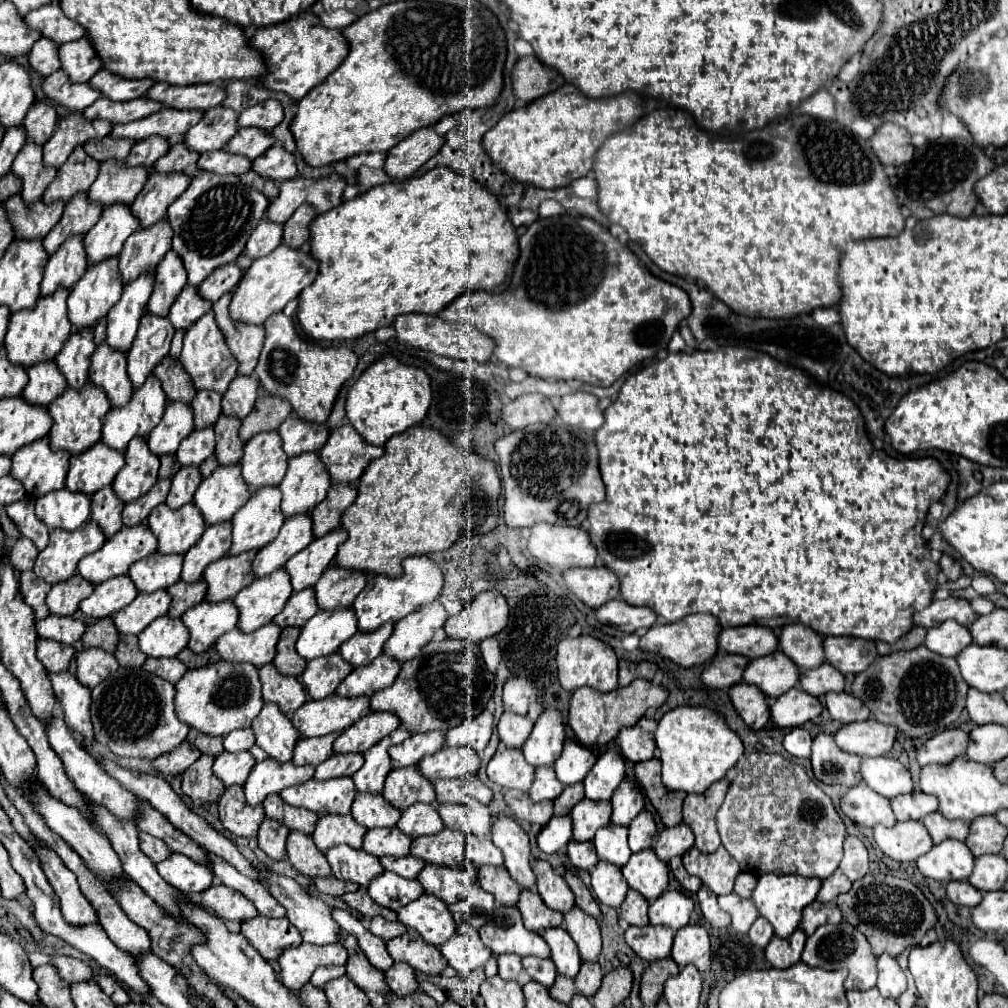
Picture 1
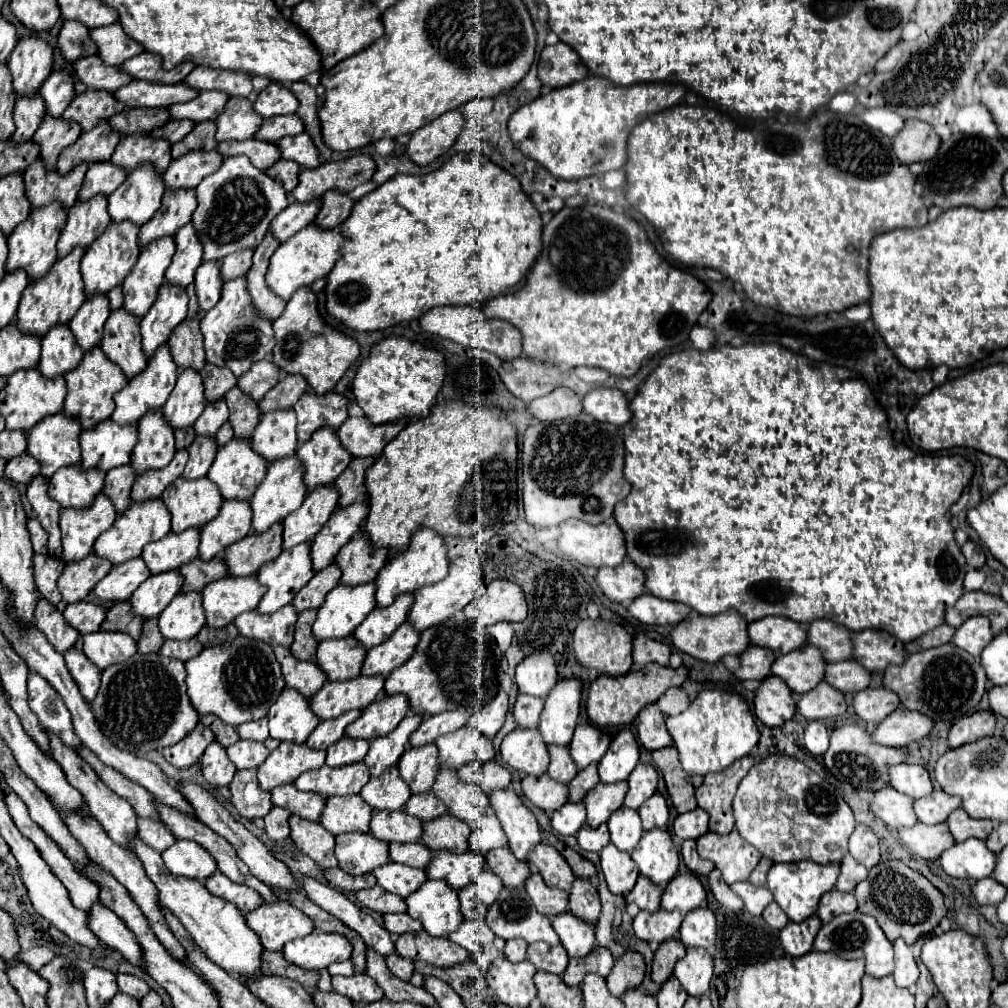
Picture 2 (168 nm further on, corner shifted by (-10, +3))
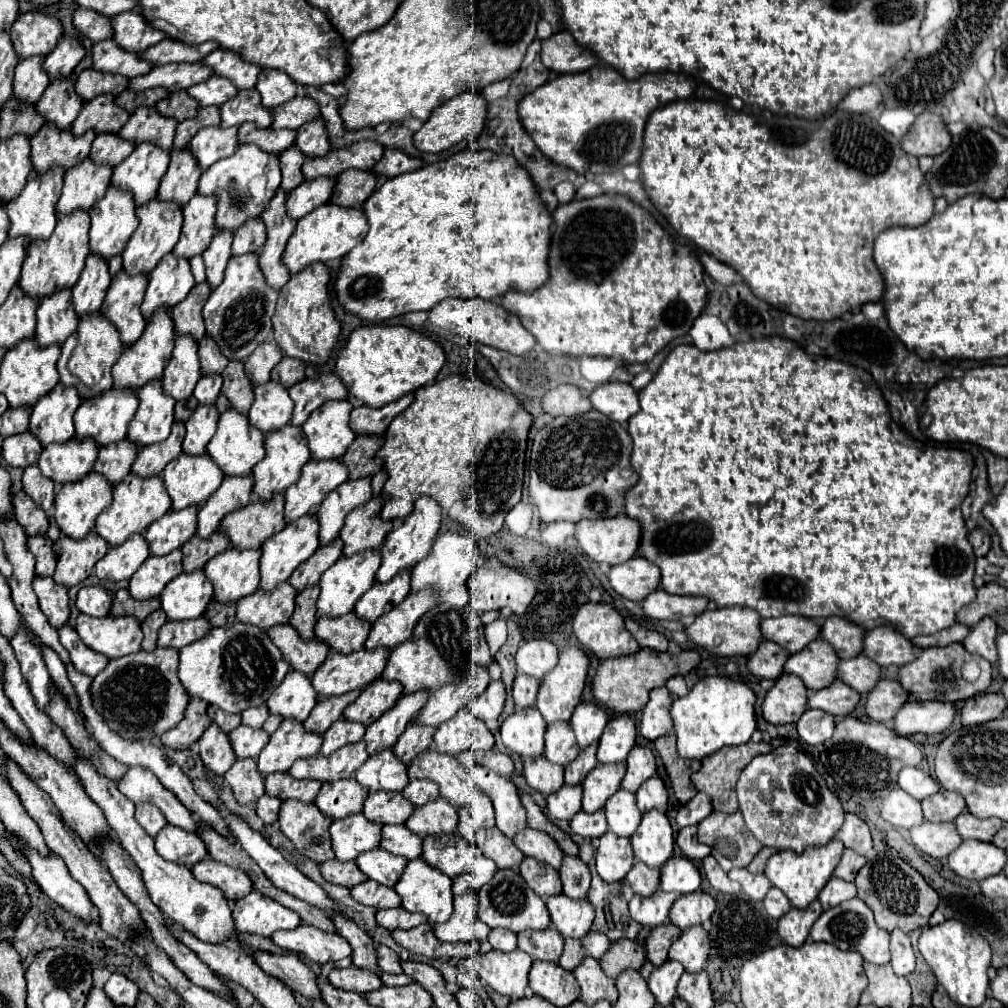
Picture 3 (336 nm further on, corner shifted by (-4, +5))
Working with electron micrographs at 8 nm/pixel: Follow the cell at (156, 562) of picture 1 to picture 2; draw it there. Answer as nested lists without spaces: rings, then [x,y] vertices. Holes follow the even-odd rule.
[[[186,530],[184,534],[168,534],[160,542],[150,542],[148,546],[144,546],[142,560],[152,574],[180,570],[180,566],[198,558],[198,544],[198,530]]]

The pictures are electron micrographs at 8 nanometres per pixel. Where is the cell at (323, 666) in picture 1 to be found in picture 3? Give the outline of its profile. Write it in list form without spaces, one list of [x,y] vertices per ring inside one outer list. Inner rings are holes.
[[[348,612],[348,614],[336,616],[336,618],[320,616],[314,632],[332,650],[342,652],[342,654],[350,654],[350,652],[356,652],[358,648],[364,646],[370,628],[372,628],[370,622],[356,616],[354,612]]]

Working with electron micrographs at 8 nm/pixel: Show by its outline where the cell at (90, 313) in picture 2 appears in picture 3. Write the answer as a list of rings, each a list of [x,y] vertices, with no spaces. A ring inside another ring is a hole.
[[[90,252],[86,256],[86,264],[78,282],[72,288],[72,300],[78,316],[100,310],[110,280],[112,278],[108,272],[108,260],[104,256],[96,256],[94,252]]]

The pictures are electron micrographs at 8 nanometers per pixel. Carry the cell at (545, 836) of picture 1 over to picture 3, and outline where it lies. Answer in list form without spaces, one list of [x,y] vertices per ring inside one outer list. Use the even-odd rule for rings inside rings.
[[[564,784],[558,792],[550,794],[546,802],[552,820],[572,820],[572,816],[582,808],[582,784]]]

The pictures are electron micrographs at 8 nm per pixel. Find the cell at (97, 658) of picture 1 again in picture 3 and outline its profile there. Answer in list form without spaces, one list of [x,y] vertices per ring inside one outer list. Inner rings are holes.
[[[80,614],[76,620],[76,632],[86,646],[106,654],[108,658],[120,658],[138,652],[144,638],[140,622],[134,620],[134,616],[94,618]]]

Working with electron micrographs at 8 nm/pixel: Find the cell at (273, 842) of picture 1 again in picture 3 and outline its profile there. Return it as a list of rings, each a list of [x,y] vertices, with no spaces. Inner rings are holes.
[[[262,794],[262,796],[258,798],[258,802],[256,802],[256,812],[258,812],[258,816],[264,820],[264,824],[274,824],[274,822],[276,822],[280,804],[282,804],[280,798],[274,798],[274,796],[268,796],[268,794]]]

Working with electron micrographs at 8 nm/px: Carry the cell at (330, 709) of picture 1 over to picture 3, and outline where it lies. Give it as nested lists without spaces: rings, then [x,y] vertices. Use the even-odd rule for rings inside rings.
[[[388,648],[358,650],[352,654],[332,652],[312,676],[316,692],[324,696],[338,696],[354,688],[364,688],[372,680],[382,676],[386,660],[390,656]]]

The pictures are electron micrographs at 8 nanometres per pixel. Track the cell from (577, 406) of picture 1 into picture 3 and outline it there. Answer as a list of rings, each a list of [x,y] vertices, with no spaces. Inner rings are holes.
[[[606,382],[590,394],[592,406],[614,422],[628,422],[640,410],[638,392],[626,382]]]

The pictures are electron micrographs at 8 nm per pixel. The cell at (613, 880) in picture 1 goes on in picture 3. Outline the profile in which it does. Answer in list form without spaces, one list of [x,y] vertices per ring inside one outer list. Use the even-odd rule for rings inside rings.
[[[606,832],[600,838],[600,846],[596,850],[596,868],[600,878],[606,882],[620,882],[632,868],[632,864],[634,864],[634,852],[630,838]]]

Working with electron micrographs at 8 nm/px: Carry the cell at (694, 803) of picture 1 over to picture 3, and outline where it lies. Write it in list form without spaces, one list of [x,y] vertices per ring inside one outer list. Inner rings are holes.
[[[746,742],[740,746],[730,746],[730,748],[720,748],[718,752],[702,758],[702,768],[698,772],[692,774],[692,782],[700,792],[706,792],[712,796],[712,804],[714,810],[722,810],[732,814],[734,810],[738,810],[738,798],[736,798],[736,780],[740,776],[740,772],[752,762],[752,758],[756,758],[758,754],[766,754],[770,752],[772,746],[766,742]]]

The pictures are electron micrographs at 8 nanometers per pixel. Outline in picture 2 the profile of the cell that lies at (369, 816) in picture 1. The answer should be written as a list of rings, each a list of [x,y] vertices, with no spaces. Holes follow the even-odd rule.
[[[394,766],[392,770],[384,772],[380,778],[370,778],[368,784],[360,790],[360,796],[374,810],[394,812],[394,810],[404,810],[412,794],[408,786],[404,786],[400,774],[396,774],[396,766]]]

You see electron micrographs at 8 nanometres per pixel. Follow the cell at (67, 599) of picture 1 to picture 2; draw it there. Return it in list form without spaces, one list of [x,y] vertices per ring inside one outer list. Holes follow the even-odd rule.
[[[88,554],[88,558],[64,566],[64,572],[58,580],[58,590],[64,602],[74,604],[84,600],[88,592],[94,590],[94,586],[110,572],[110,568],[110,562],[104,562],[94,554]]]

